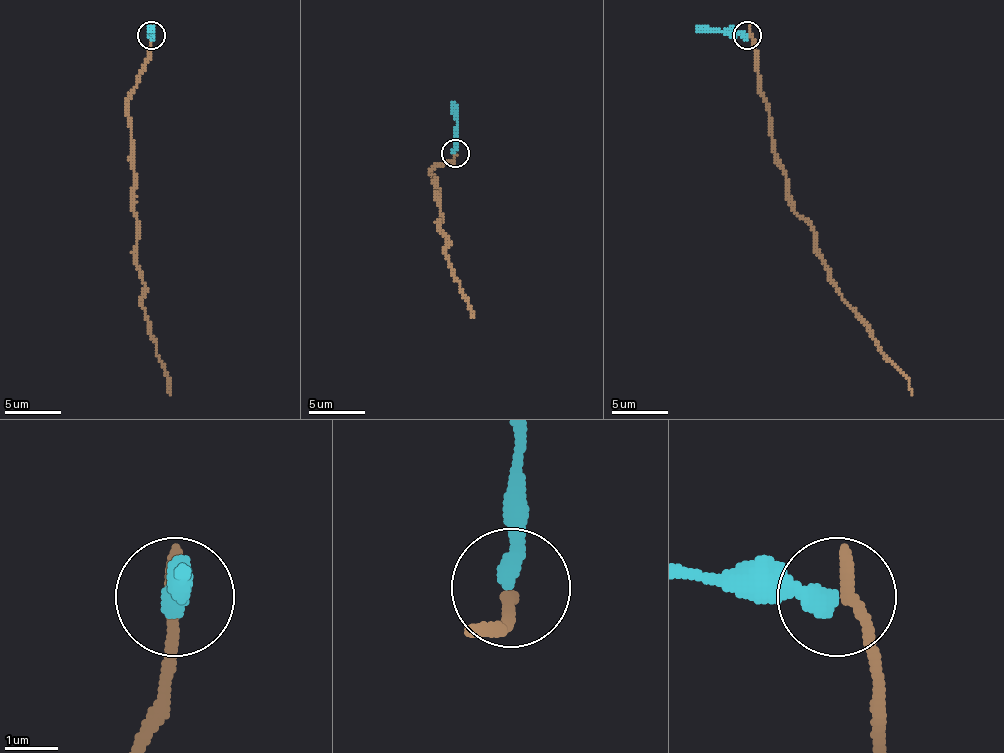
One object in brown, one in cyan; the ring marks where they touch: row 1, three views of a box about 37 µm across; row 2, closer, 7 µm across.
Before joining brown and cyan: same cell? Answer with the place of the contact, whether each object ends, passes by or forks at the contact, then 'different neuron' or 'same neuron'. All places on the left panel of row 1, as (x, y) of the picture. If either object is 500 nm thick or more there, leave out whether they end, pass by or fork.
place (151, 35); brown ends; cyan ends; different neuron

